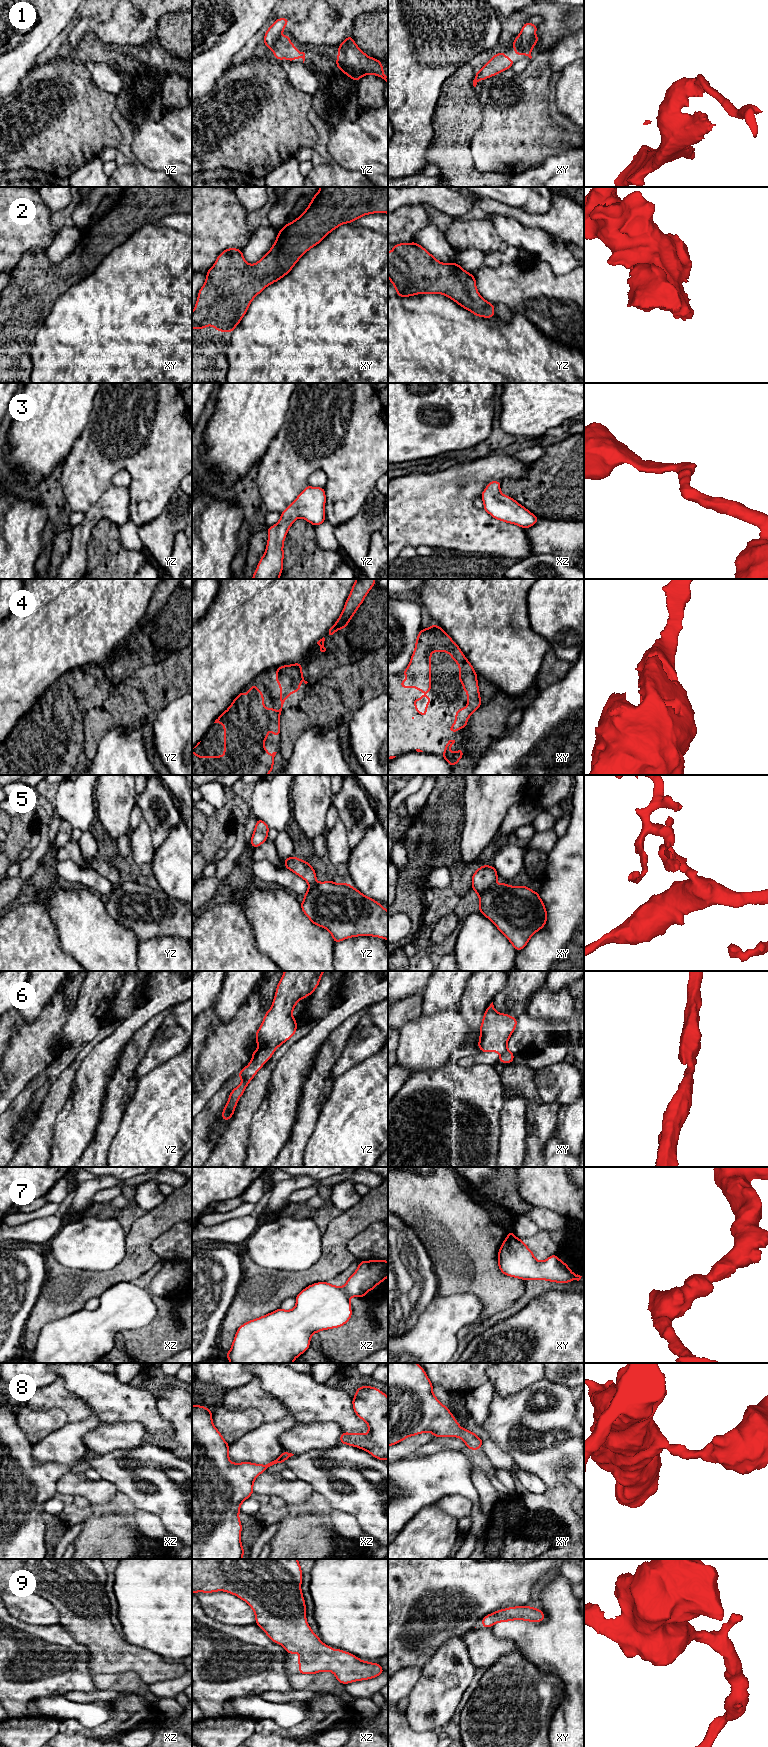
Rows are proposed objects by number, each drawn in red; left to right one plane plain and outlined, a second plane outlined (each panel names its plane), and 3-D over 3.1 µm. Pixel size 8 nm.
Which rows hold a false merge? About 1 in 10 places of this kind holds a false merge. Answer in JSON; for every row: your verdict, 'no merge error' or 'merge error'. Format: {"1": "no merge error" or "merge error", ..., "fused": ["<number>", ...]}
{"1": "merge error", "2": "no merge error", "3": "no merge error", "4": "no merge error", "5": "no merge error", "6": "no merge error", "7": "no merge error", "8": "no merge error", "9": "no merge error", "fused": ["1"]}

